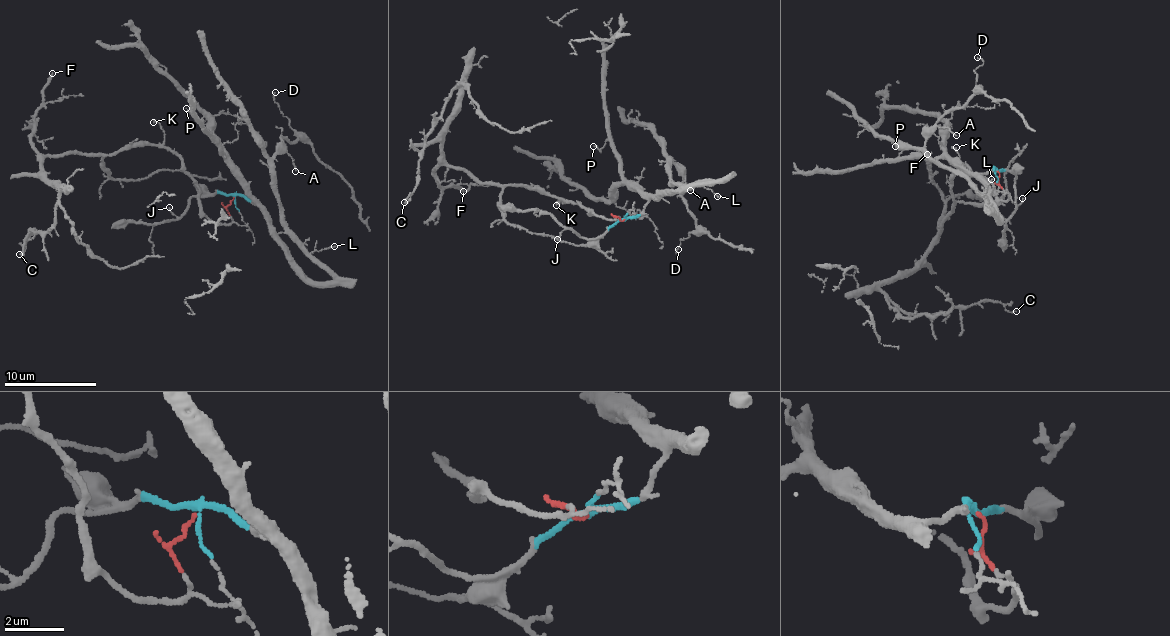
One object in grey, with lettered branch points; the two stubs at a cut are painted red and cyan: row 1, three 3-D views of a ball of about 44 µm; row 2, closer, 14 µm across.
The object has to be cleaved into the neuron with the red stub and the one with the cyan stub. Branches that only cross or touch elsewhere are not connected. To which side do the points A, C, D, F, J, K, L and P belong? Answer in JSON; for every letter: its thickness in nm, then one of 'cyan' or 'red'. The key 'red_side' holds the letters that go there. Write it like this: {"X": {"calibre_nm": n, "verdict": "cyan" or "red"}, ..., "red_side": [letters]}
{"A": {"calibre_nm": 100, "verdict": "cyan"}, "C": {"calibre_nm": 110, "verdict": "red"}, "D": {"calibre_nm": 110, "verdict": "cyan"}, "F": {"calibre_nm": 240, "verdict": "red"}, "J": {"calibre_nm": 100, "verdict": "cyan"}, "K": {"calibre_nm": 130, "verdict": "red"}, "L": {"calibre_nm": 110, "verdict": "cyan"}, "P": {"calibre_nm": 90, "verdict": "cyan"}, "red_side": ["C", "F", "K"]}

